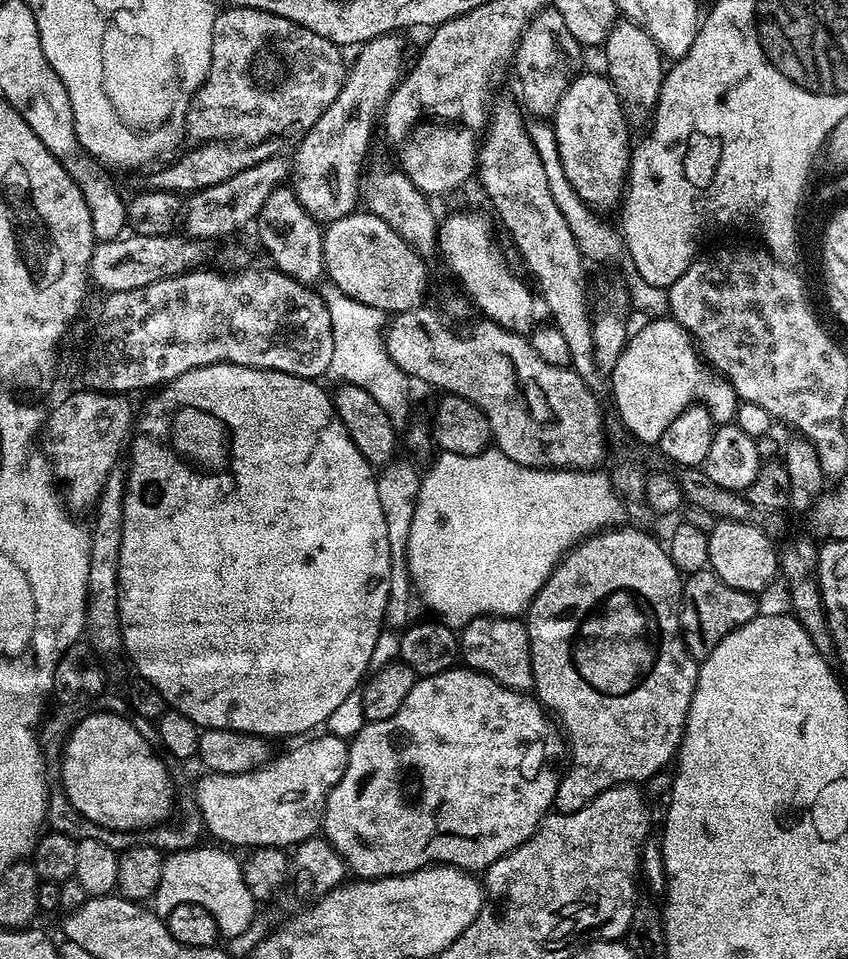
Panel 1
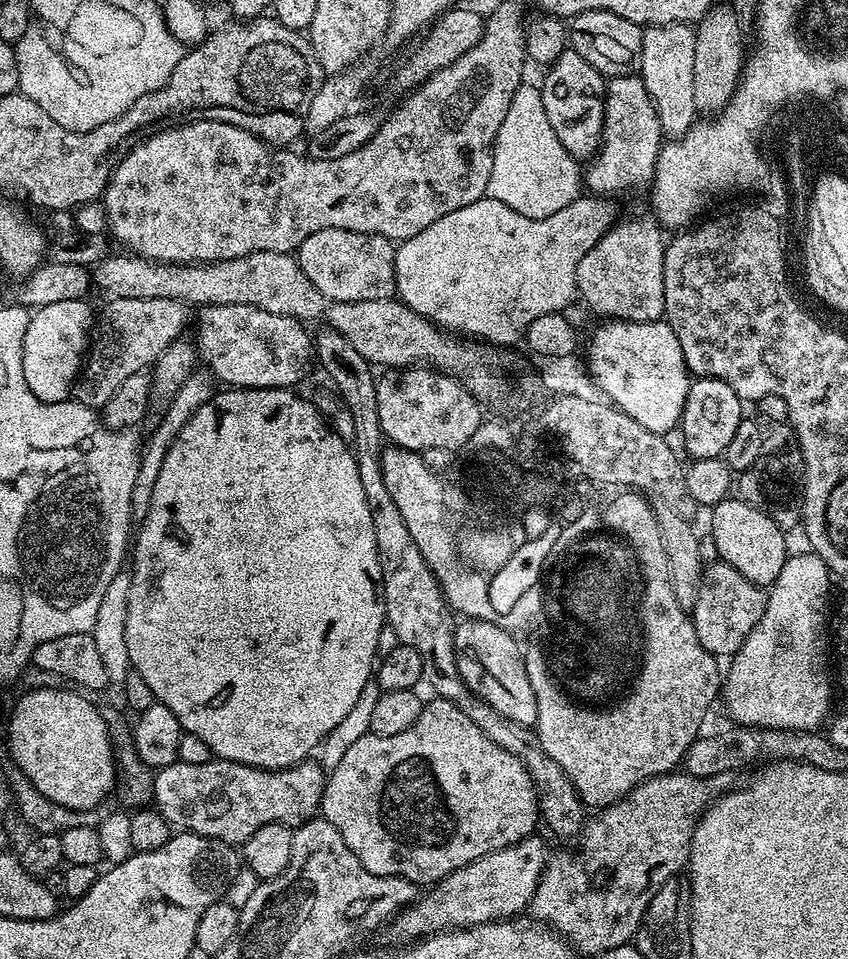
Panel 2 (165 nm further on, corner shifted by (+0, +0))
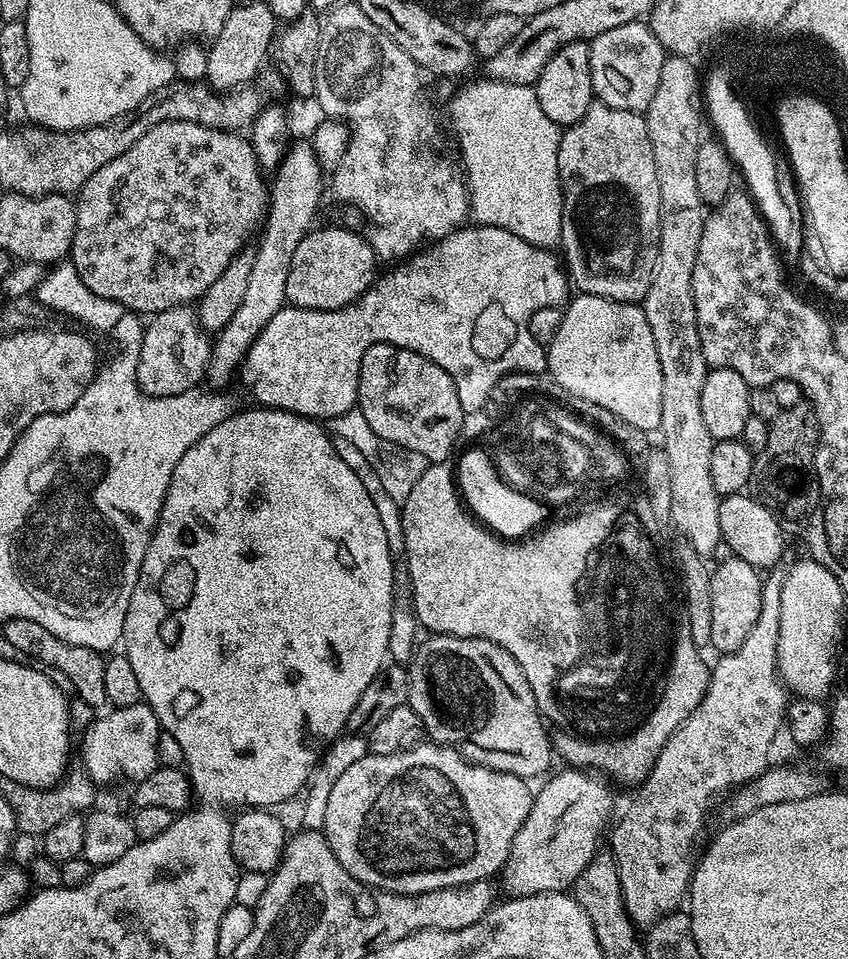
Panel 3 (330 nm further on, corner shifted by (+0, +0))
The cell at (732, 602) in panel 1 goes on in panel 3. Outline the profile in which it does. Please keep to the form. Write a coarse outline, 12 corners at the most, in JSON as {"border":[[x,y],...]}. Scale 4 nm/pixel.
{"border":[[729,555],[711,569],[710,645],[733,652],[758,620],[764,580]]}

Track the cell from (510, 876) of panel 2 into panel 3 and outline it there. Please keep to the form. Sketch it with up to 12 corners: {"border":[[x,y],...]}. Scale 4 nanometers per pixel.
{"border":[[549,775],[498,876],[509,897],[571,889],[612,792]]}

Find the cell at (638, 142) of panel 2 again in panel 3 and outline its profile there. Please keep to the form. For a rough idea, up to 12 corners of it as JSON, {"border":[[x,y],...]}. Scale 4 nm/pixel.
{"border":[[594,102],[558,146],[571,283],[643,301],[664,203],[645,117]]}

